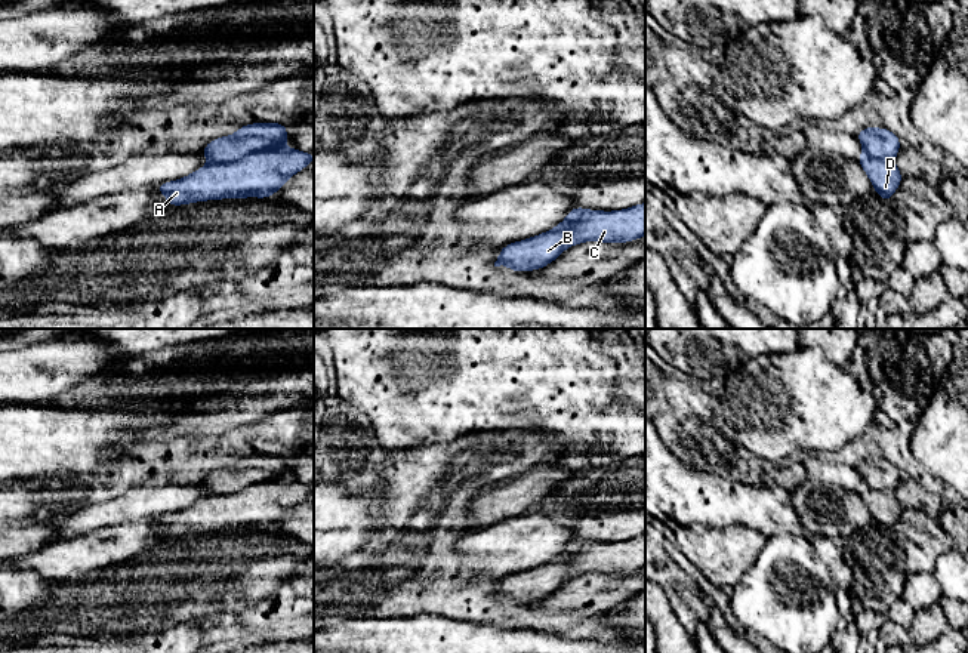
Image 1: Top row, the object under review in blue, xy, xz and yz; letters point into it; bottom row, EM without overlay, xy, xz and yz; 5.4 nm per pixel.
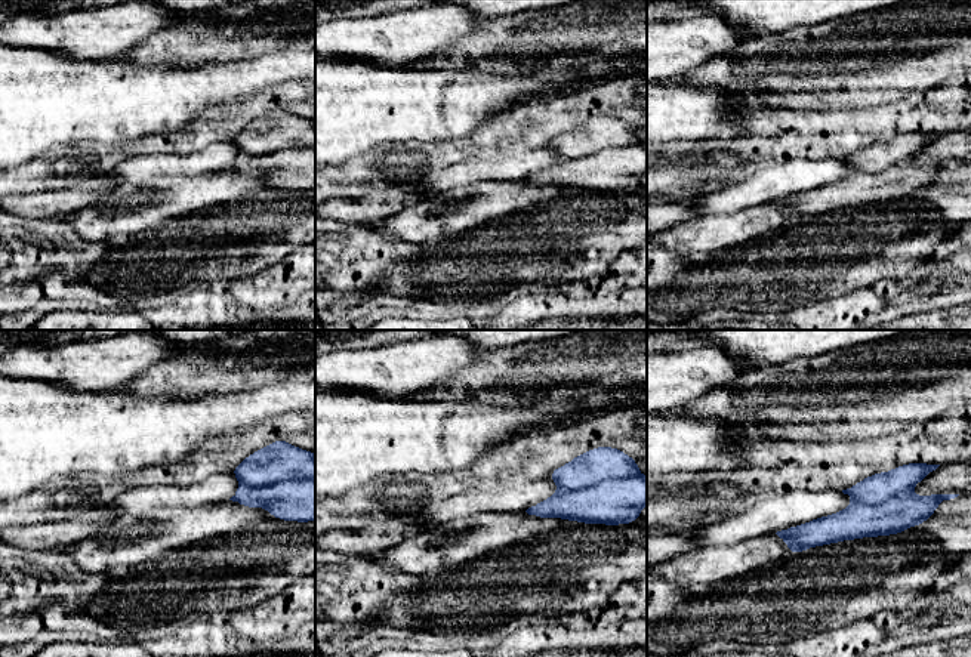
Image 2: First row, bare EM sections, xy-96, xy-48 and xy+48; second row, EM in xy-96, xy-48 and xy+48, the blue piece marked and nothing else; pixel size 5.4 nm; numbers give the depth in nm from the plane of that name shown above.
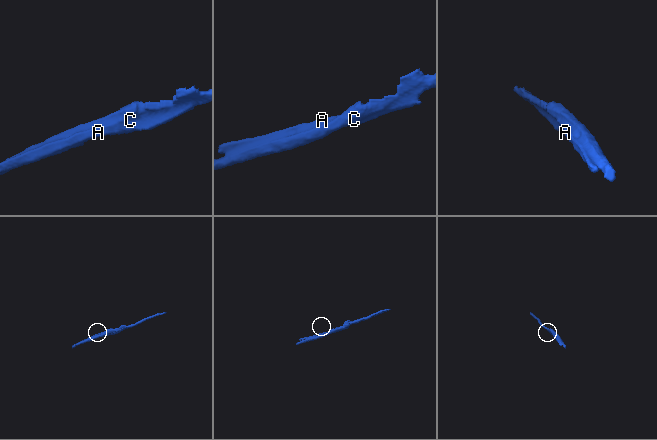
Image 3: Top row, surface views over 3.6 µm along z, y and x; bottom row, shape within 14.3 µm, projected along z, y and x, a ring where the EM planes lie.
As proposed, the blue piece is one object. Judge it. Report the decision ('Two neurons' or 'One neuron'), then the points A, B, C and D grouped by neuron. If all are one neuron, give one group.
Two neurons. Groups: A C D / B

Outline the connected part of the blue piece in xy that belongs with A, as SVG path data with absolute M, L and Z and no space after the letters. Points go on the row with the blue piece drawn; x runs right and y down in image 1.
M274 147L252 153L237 161L213 163L197 169L185 178L161 182L155 190L164 194L170 206L223 198L268 198L272 197L290 178L303 170L314 160L314 154L289 147Z

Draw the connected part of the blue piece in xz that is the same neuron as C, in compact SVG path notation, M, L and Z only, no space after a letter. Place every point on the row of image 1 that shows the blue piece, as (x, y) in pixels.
M645 203L611 212L573 207L552 230L567 230L574 244L629 243L645 235Z

